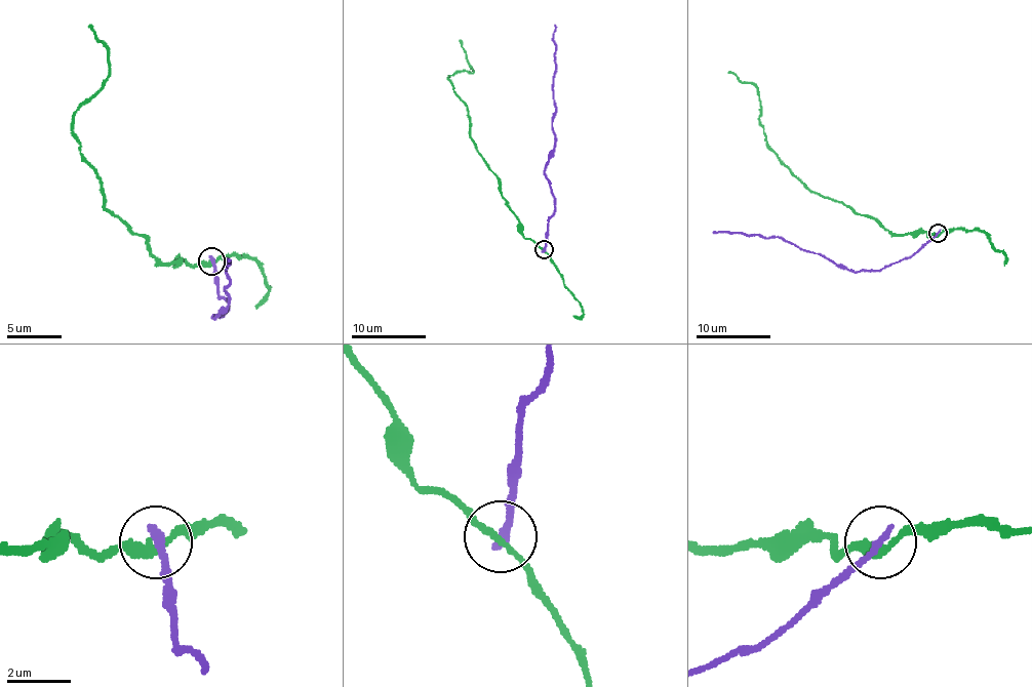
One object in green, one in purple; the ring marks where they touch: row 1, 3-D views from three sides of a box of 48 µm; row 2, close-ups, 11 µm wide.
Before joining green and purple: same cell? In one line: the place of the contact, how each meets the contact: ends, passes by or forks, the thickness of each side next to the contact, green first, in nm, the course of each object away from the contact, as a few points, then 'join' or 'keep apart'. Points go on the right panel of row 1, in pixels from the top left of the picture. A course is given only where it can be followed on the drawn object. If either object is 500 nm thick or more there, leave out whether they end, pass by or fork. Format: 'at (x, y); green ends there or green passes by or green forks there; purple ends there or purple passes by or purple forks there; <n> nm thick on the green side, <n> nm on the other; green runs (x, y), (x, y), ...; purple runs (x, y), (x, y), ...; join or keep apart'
at (938, 233); green passes by; purple ends there; 220 nm thick on the green side, 280 nm on the other; green runs (937, 234), (890, 234), (837, 200), (821, 196), (766, 143), (759, 91), (727, 72); purple runs (937, 234), (913, 253), (878, 271), (851, 271), (778, 237), (729, 232), (713, 234); keep apart

